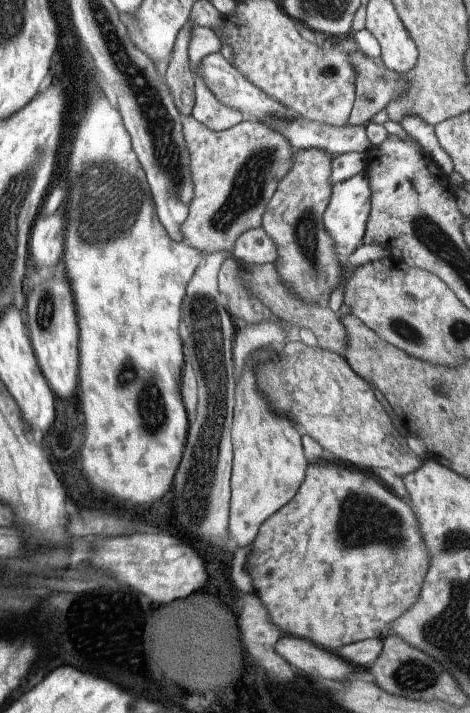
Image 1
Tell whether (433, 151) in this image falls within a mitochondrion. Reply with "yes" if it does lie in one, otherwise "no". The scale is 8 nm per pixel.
no

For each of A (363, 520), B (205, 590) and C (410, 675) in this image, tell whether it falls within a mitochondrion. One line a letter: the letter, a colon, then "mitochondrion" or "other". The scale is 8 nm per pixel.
A: mitochondrion
B: other
C: mitochondrion

